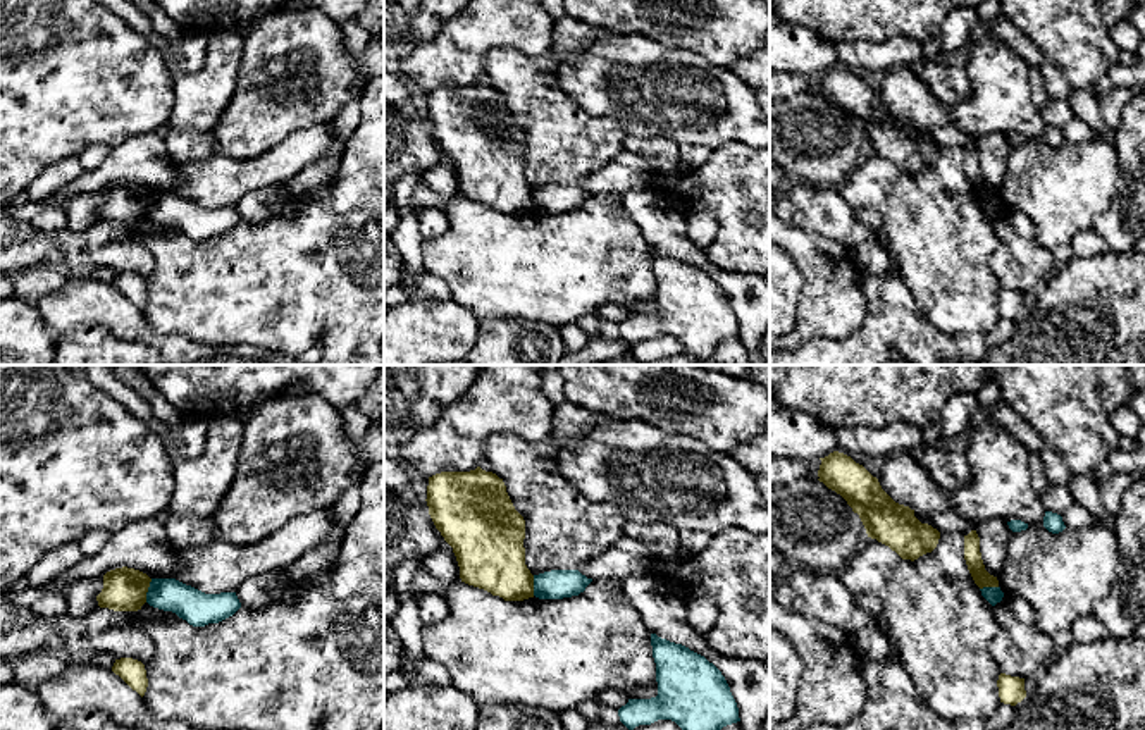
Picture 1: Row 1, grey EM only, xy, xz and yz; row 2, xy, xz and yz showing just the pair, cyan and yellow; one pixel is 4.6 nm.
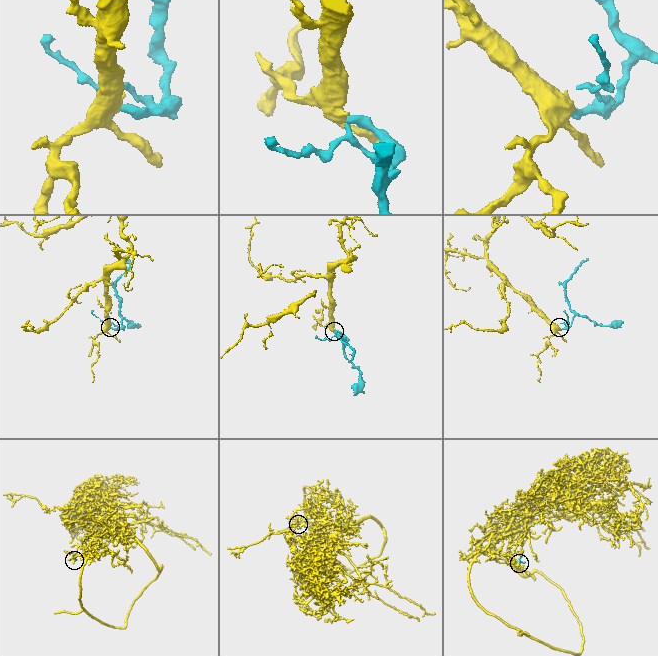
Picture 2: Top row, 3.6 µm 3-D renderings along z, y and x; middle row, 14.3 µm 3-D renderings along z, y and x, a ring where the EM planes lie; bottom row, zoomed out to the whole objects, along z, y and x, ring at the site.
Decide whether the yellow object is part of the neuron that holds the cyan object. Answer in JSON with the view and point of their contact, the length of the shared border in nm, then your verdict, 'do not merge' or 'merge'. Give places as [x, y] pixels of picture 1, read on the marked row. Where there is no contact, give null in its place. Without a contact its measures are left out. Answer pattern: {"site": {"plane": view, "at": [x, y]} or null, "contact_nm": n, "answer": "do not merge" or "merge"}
{"site": {"plane": "xy", "at": [148, 591]}, "contact_nm": 120, "answer": "do not merge"}

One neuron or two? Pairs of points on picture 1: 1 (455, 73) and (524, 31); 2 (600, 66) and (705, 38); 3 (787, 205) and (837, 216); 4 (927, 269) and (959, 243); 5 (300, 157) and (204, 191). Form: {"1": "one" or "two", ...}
{"1": "one", "2": "two", "3": "one", "4": "one", "5": "one"}

